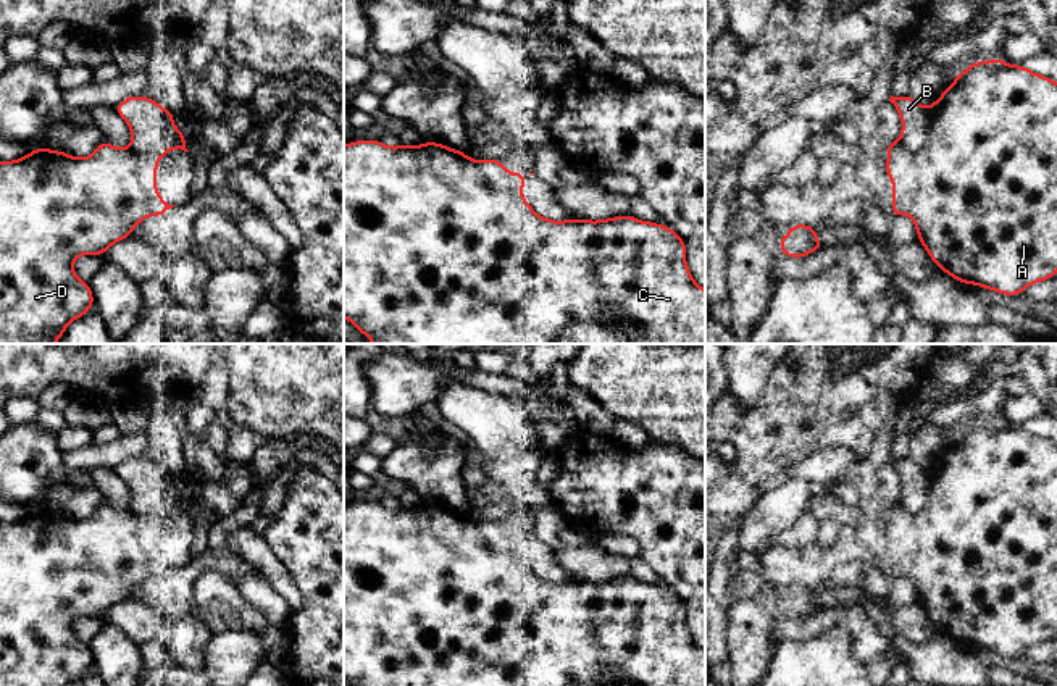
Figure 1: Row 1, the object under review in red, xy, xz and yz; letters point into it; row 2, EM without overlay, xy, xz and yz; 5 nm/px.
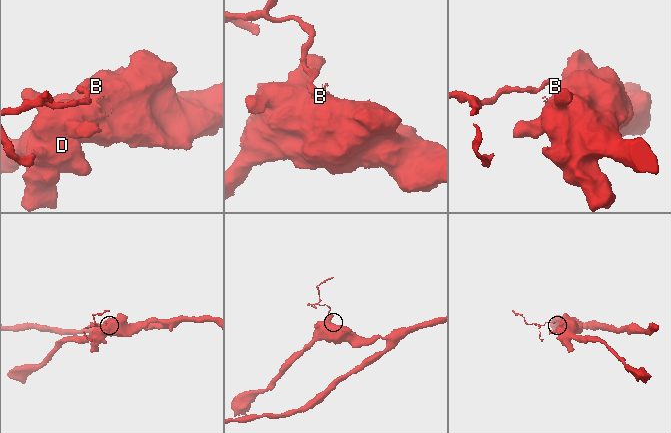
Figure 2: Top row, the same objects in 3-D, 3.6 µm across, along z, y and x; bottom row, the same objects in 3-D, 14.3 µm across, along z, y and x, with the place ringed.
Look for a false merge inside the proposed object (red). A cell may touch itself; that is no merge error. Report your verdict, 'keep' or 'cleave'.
keep

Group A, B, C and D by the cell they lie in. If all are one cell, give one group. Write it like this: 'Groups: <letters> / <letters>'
Groups: A B C D

